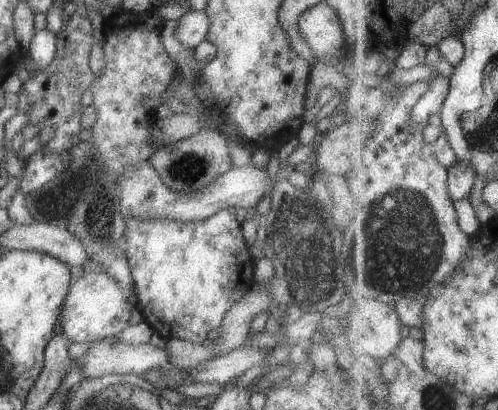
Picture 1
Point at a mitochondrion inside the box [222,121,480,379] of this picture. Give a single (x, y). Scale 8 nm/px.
(404, 243)

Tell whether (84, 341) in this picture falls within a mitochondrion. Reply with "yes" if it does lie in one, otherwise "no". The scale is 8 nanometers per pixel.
no

